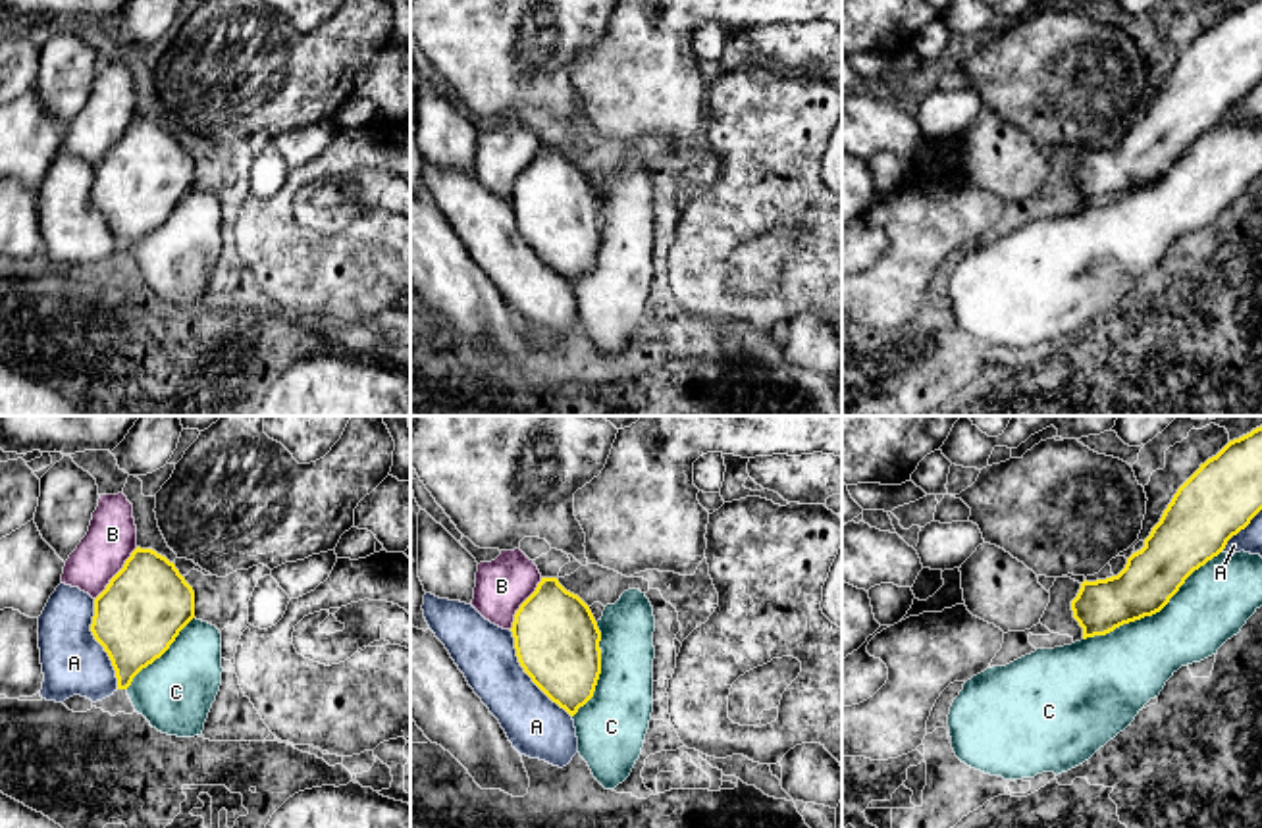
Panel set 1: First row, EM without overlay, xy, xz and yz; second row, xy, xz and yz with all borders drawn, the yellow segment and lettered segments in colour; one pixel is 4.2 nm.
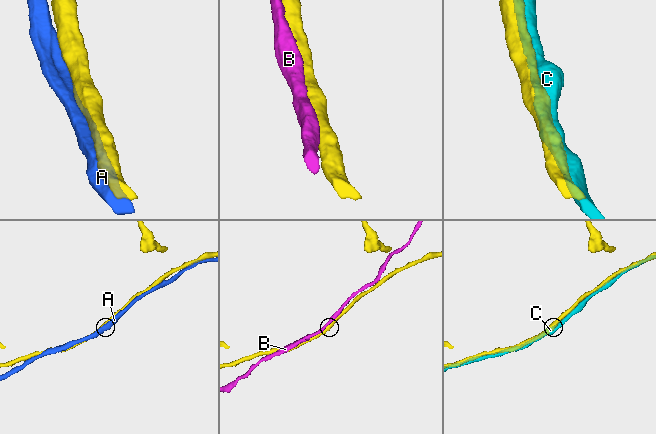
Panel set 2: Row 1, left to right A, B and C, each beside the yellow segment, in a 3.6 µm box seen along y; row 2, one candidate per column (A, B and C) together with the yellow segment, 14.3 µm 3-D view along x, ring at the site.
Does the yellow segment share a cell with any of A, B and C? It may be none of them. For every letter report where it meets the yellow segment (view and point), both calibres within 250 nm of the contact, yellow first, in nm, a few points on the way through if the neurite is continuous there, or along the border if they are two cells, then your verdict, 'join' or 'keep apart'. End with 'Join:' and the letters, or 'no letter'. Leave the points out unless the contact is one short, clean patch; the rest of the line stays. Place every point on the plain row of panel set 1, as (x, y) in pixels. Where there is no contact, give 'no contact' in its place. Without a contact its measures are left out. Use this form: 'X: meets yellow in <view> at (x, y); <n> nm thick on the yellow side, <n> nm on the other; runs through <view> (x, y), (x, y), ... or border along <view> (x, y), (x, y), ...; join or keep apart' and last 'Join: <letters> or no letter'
A: meets yellow in xz at (526, 241); 360 nm thick on the yellow side, 260 nm on the other; keep apart
B: meets yellow in xy at (116, 143); 360 nm thick on the yellow side, 200 nm on the other; keep apart
C: meets yellow in yz at (1153, 181); 240 nm thick on the yellow side, 320 nm on the other; keep apart
Join: no letter

